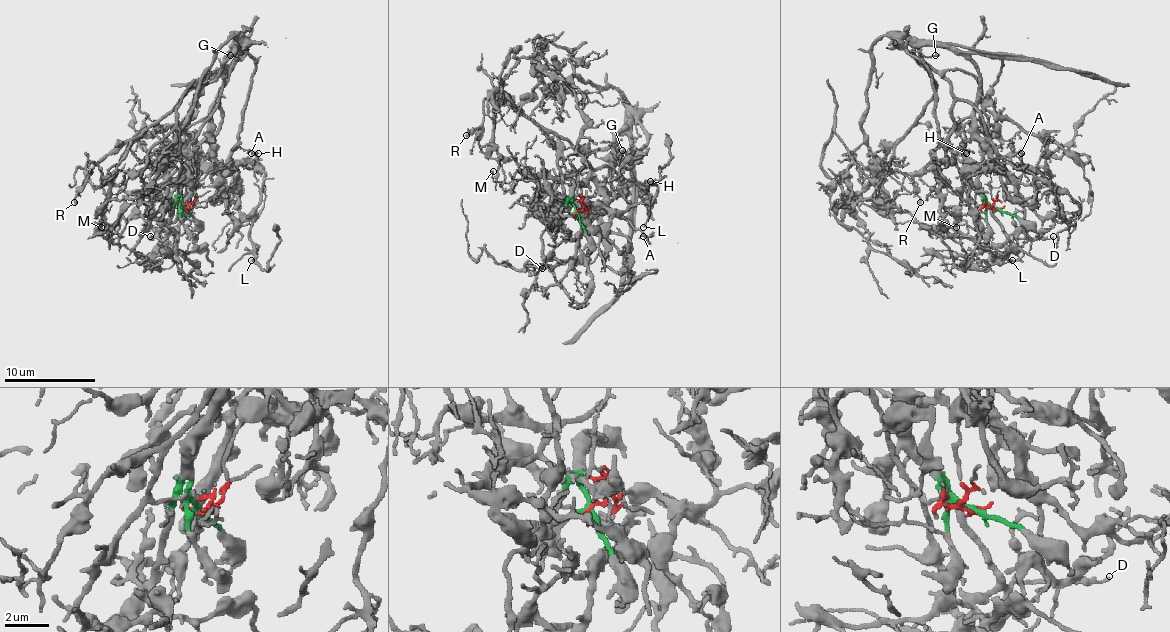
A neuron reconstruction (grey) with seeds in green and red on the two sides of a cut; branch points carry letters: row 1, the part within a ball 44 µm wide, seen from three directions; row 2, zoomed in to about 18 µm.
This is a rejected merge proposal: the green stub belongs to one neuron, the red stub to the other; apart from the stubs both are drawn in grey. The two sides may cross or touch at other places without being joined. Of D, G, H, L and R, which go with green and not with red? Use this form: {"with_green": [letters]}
{"with_green": ["D", "G", "H", "R"]}

